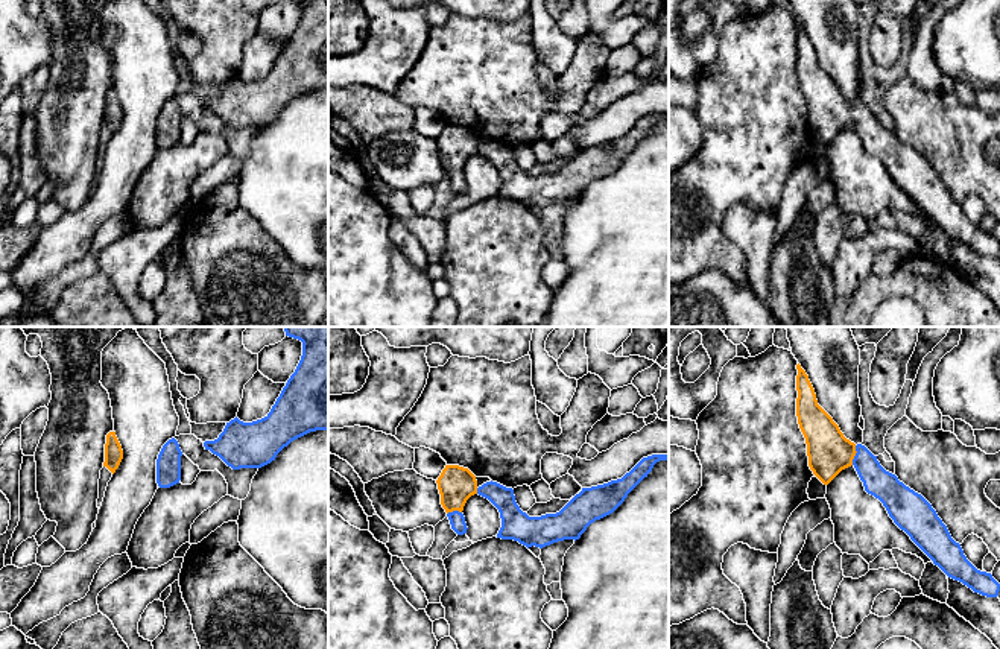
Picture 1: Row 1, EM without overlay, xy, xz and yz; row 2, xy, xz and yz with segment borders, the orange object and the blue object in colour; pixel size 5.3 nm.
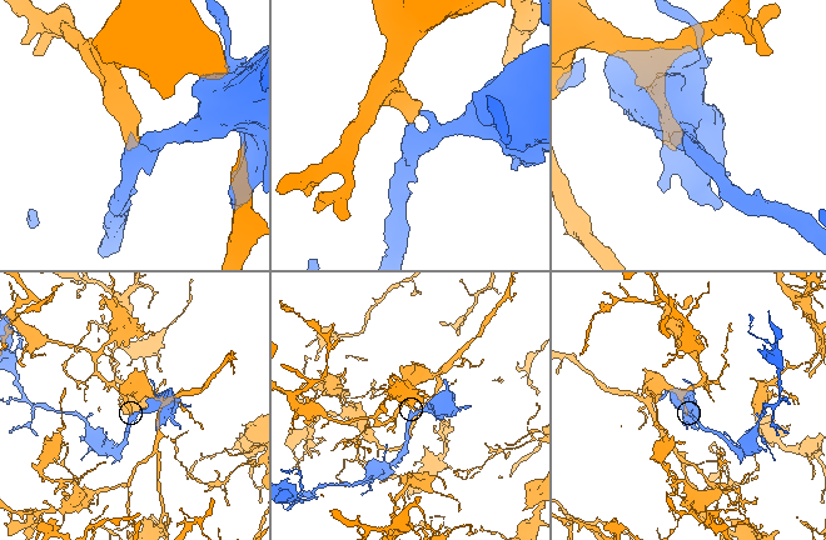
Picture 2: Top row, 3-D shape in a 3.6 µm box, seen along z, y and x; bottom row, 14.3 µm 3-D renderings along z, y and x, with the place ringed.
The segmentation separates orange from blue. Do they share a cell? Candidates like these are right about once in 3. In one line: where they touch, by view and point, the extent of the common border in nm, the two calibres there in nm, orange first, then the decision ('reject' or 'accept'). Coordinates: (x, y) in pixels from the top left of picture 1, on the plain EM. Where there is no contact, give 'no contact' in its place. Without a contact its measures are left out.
meets orange in yz at (854, 114); contact 110 nm long; 220 nm thick on the orange side, 160 nm on the other; accept

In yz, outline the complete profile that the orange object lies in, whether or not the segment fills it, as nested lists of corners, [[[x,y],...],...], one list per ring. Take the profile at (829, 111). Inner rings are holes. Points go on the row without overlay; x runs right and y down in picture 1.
[[[796,24],[796,76],[805,97],[809,126],[828,144],[842,129],[854,126],[865,150],[878,158],[894,182],[948,237],[962,242],[974,252],[997,257],[1000,243],[991,233],[977,230],[964,214],[932,164],[886,131],[865,105],[843,96],[833,78],[818,64],[809,35]]]

